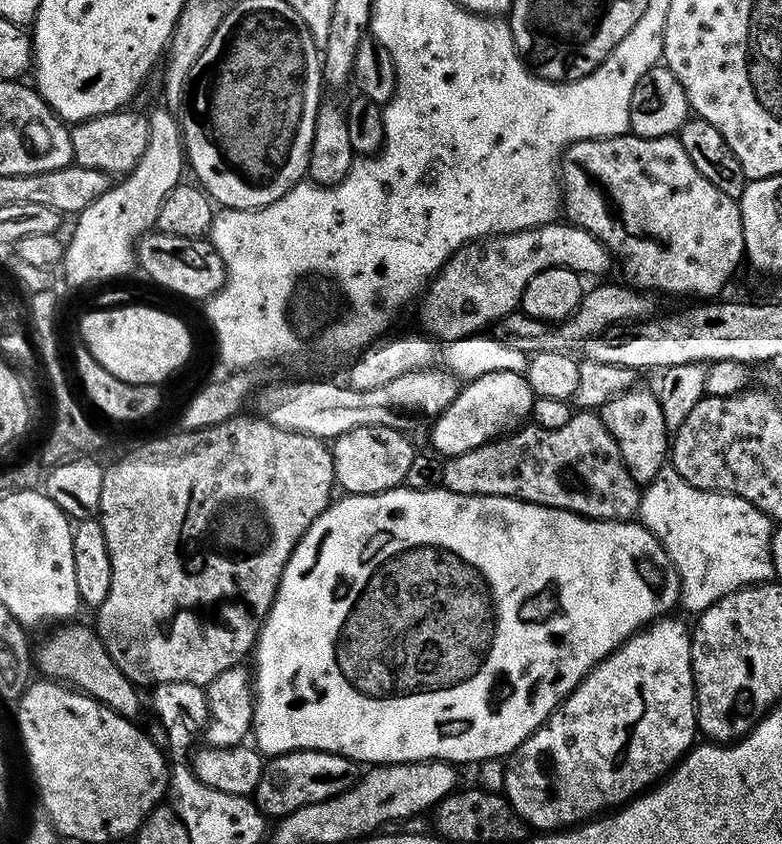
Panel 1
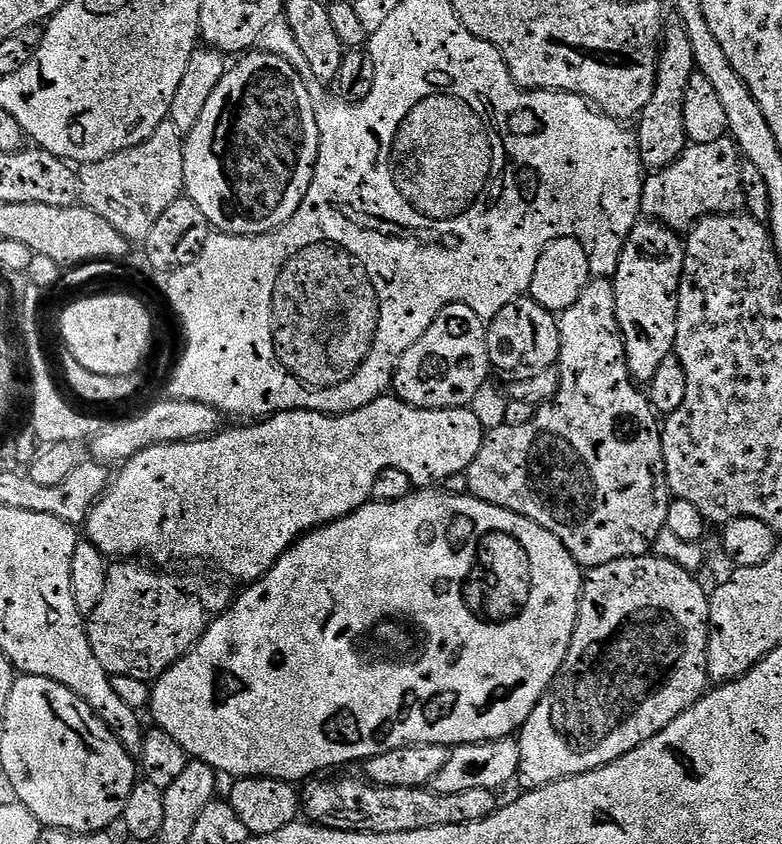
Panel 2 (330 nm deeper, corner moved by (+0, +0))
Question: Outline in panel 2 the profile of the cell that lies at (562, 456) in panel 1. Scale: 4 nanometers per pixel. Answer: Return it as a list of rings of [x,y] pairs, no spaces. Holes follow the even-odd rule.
[[[593,278],[589,280],[586,290],[566,311],[559,313],[560,327],[560,389],[558,394],[547,404],[539,405],[536,409],[534,420],[520,426],[501,425],[485,435],[482,446],[478,450],[478,458],[468,467],[466,479],[468,479],[467,491],[482,502],[490,502],[494,506],[502,506],[514,514],[522,514],[530,518],[538,526],[550,530],[566,546],[568,553],[576,560],[581,569],[591,570],[602,566],[606,562],[621,560],[627,556],[646,556],[655,549],[656,539],[665,531],[667,522],[667,510],[670,503],[668,491],[668,479],[664,469],[664,455],[662,454],[662,431],[658,413],[652,407],[649,397],[639,392],[638,384],[633,379],[627,366],[626,346],[623,342],[622,327],[619,326],[618,315],[615,314],[615,290],[613,281],[608,278]]]

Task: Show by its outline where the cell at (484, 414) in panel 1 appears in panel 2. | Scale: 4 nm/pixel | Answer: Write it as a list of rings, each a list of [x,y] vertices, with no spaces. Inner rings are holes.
[[[385,394],[379,396],[374,402],[362,406],[353,412],[346,412],[338,416],[330,416],[323,412],[277,412],[275,416],[252,422],[249,428],[228,428],[216,433],[215,436],[206,436],[202,440],[183,440],[177,444],[159,444],[150,446],[130,459],[125,460],[120,472],[115,473],[114,479],[109,483],[107,491],[96,501],[91,512],[87,515],[86,538],[98,550],[109,558],[134,558],[138,552],[149,556],[152,560],[164,564],[174,558],[178,560],[209,560],[216,568],[221,568],[232,580],[255,582],[262,579],[278,562],[282,554],[291,548],[305,532],[313,528],[320,528],[335,520],[356,512],[363,504],[372,500],[374,482],[382,470],[402,470],[412,479],[413,485],[420,490],[428,490],[433,486],[440,486],[443,480],[451,476],[467,473],[468,467],[478,458],[478,450],[482,446],[486,429],[482,422],[473,414],[471,407],[450,409],[418,409],[412,408],[406,402],[397,399],[395,395]]]

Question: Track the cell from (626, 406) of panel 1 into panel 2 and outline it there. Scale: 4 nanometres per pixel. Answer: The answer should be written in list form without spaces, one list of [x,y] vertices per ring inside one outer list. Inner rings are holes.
[[[639,221],[623,247],[618,270],[612,277],[615,290],[615,314],[622,327],[627,366],[633,379],[648,384],[660,364],[673,353],[677,338],[677,314],[680,282],[684,275],[685,243],[675,229],[659,221]]]

